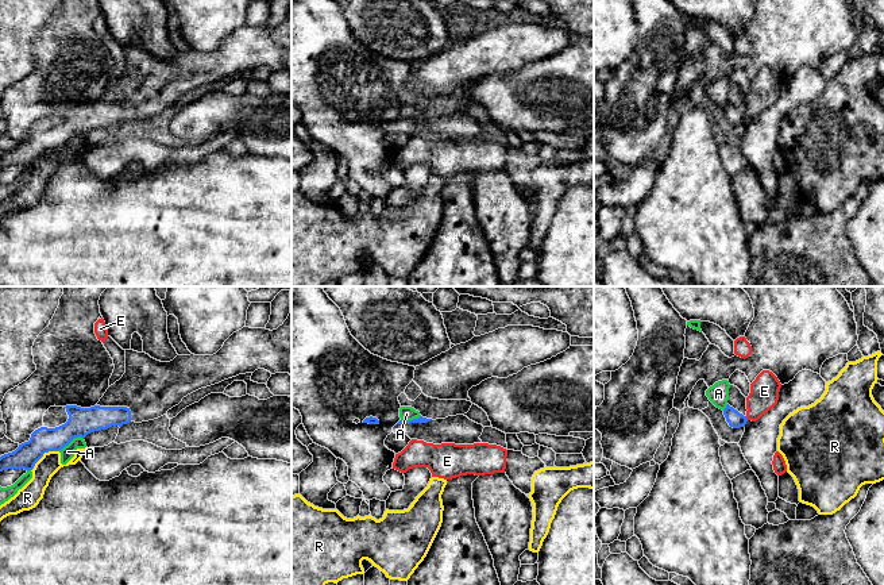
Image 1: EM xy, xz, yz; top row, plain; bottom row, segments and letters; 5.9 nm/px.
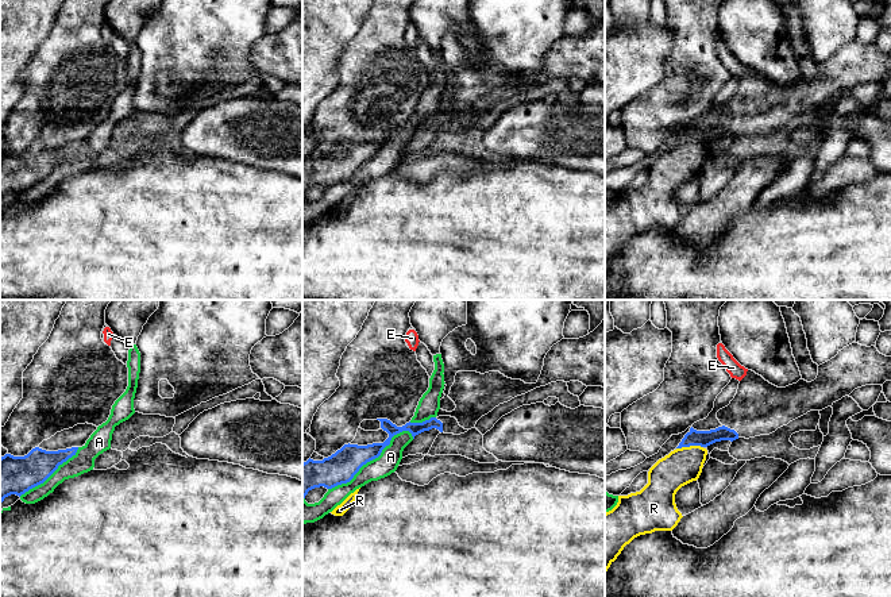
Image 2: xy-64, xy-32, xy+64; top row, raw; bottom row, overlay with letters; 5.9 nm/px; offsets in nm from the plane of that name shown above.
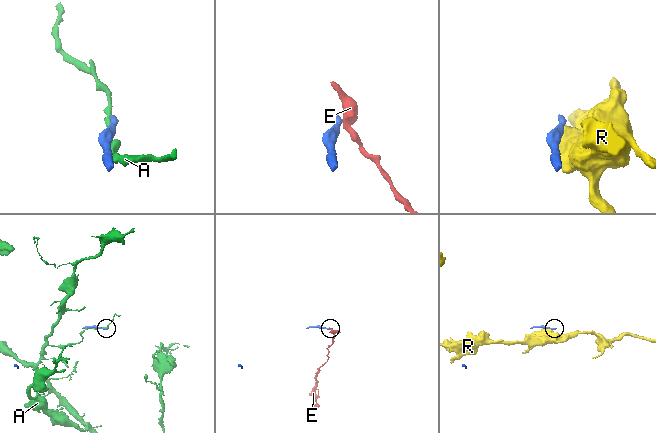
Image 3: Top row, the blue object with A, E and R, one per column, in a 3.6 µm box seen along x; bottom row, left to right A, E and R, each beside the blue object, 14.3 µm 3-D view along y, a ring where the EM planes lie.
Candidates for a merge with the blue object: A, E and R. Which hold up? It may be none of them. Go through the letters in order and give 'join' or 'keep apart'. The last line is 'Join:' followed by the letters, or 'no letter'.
A: keep apart
E: keep apart
R: keep apart
Join: no letter

